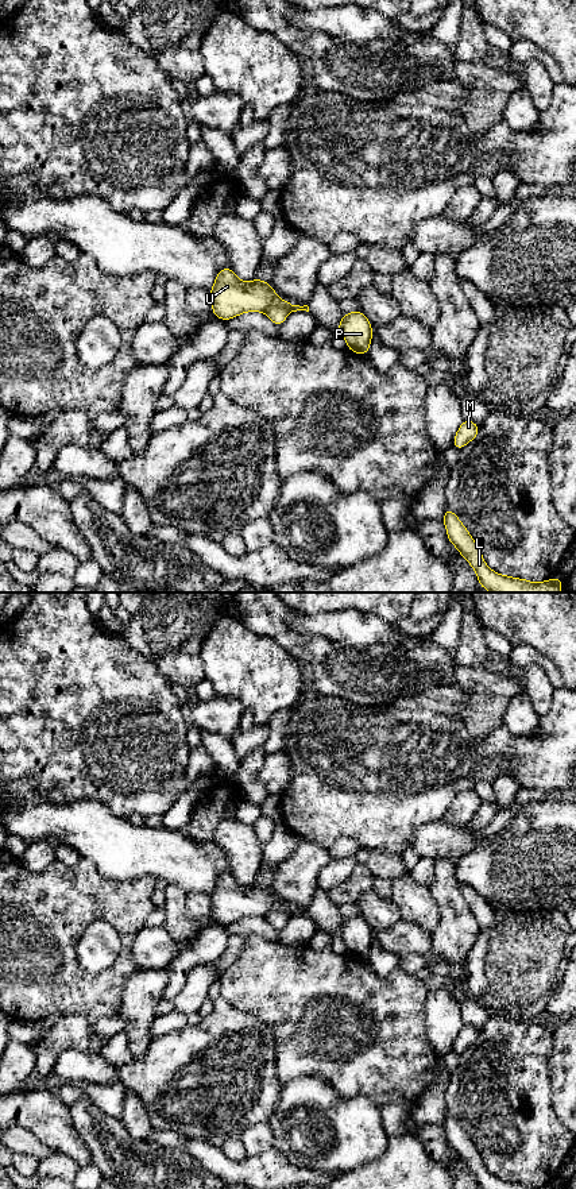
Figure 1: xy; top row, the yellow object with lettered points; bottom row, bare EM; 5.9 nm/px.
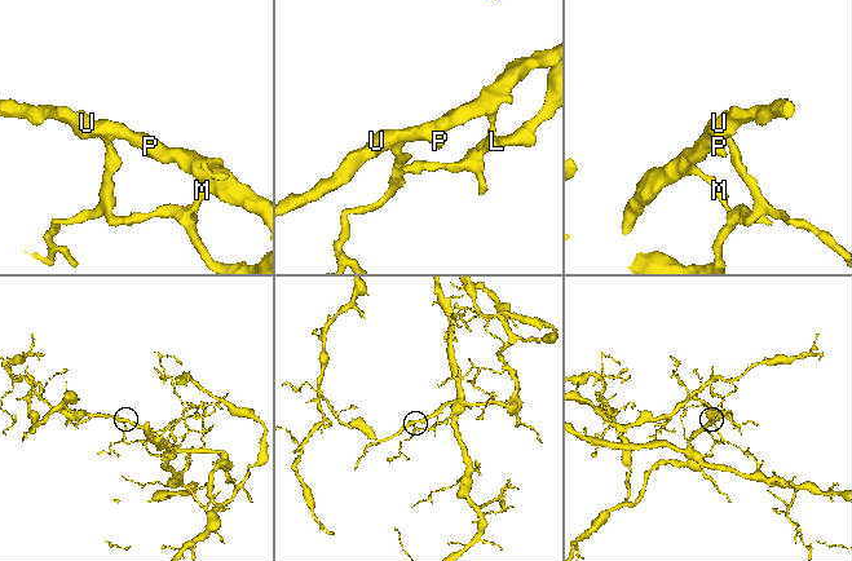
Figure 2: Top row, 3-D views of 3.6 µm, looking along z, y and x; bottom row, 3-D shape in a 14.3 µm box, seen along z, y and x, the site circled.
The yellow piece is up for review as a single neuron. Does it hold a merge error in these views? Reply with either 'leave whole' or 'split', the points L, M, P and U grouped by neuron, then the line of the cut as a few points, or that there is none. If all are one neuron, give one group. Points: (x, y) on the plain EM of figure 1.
split; L / M P U; cut in xy along (288, 915), (279, 911), (270, 911), (265, 917)

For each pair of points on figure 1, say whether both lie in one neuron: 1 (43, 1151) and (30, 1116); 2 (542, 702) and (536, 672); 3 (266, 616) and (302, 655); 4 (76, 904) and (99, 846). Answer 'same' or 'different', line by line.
1: different
2: same
3: same
4: different

